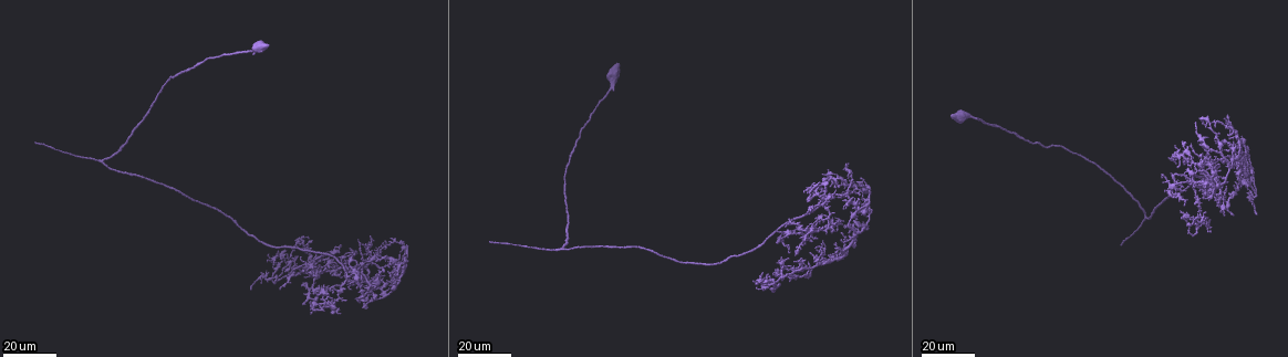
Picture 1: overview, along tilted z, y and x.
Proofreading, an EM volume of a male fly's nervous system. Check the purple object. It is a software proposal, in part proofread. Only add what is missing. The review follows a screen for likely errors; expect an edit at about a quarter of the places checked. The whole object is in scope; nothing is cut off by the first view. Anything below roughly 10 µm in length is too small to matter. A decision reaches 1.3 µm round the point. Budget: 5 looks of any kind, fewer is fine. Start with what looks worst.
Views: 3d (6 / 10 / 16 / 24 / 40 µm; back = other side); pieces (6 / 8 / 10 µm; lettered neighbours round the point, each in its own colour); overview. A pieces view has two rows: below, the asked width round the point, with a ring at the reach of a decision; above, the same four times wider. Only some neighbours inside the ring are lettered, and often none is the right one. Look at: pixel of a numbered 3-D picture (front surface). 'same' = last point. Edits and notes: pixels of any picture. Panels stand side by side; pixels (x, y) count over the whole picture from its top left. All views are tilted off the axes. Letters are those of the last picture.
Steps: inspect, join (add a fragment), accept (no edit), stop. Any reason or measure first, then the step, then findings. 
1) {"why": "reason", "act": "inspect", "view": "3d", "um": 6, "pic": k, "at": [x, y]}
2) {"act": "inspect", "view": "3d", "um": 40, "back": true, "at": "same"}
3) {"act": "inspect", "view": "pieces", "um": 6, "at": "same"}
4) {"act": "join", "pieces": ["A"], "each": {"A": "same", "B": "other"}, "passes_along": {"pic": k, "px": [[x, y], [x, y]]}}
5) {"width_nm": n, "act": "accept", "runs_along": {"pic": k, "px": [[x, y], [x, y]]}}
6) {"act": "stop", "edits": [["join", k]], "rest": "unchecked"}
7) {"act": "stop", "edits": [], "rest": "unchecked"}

{"why": "branch stops here", "act": "inspect", "view": "3d", "um": 16, "pic": 1, "at": [1122, 246]}

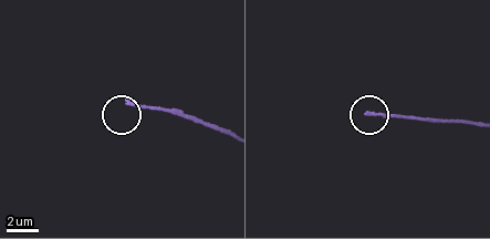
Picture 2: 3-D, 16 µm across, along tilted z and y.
{"why": "what lies round it", "act": "inspect", "view": "pieces", "um": 10, "pic": 2, "at": [367, 112]}

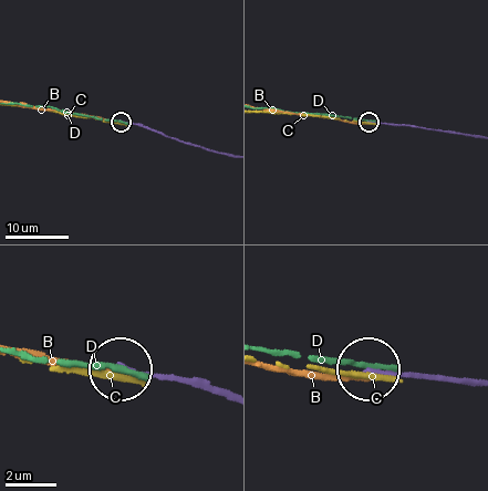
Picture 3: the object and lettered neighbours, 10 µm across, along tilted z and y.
{"act": "accept", "each": {"B": "other", "C": "other", "D": "other"}, "runs_along": {"pic": 3, "px": [[458, 133], [369, 122]]}, "found": "no lettered fragment goes on from it"}

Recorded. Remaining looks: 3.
{"why": "an open end", "act": "inspect", "view": "3d", "um": 16, "pic": 1, "at": [249, 289]}

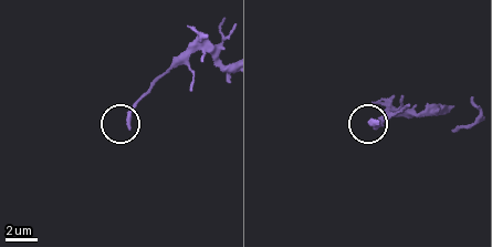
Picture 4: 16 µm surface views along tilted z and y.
{"why": "closer look", "act": "inspect", "view": "3d", "um": 6, "pic": 4, "at": [131, 127]}

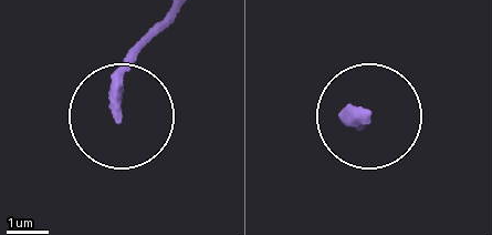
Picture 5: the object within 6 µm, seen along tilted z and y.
{"why": "what lies round it", "act": "inspect", "view": "pieces", "um": 8, "pic": 5, "at": [368, 115]}

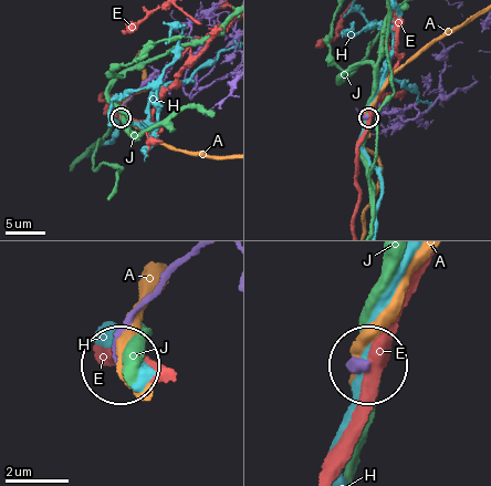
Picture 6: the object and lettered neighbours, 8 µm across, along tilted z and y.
{"width_nm": 260, "act": "accept", "each": {"A": "other", "E": "other", "H": "other", "J": "other"}, "found": "none of them fits"}

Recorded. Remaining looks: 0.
{"act": "stop", "edits": [], "rest": "unchecked"}

